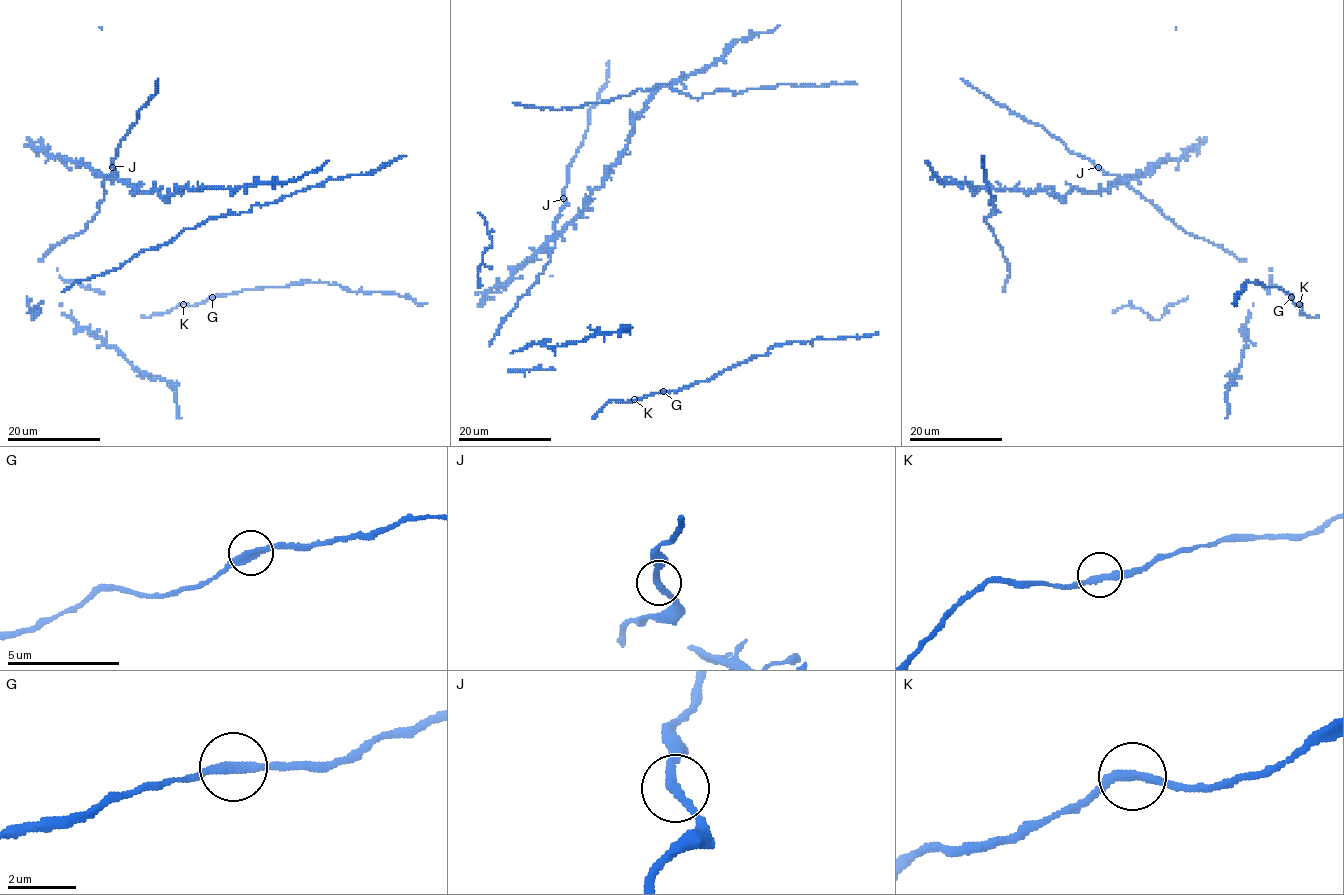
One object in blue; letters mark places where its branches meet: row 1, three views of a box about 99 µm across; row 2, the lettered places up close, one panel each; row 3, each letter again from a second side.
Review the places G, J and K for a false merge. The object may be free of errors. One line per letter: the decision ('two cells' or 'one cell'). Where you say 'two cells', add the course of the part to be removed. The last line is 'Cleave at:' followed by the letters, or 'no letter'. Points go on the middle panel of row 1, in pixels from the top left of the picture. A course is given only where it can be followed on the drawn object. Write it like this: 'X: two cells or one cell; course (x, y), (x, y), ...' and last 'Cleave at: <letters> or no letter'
G: one cell
J: one cell
K: one cell
Cleave at: no letter

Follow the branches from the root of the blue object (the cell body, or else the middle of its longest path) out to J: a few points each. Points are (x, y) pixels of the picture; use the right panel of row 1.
J: (1186, 232), (1115, 174), (1106, 174), (1098, 167)

